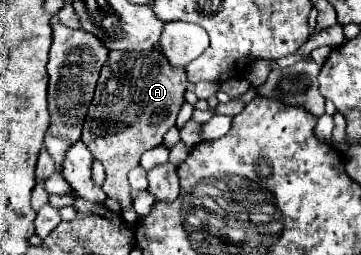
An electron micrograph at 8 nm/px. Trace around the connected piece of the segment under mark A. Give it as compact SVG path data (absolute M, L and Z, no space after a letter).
M110 50L108 60L100 70L96 92L84 120L82 142L88 146L94 158L98 158L106 170L102 190L106 196L116 198L120 206L132 206L128 172L138 166L140 156L160 146L164 134L176 124L176 116L184 102L184 90L188 88L184 68L168 64L162 52L126 52Z

